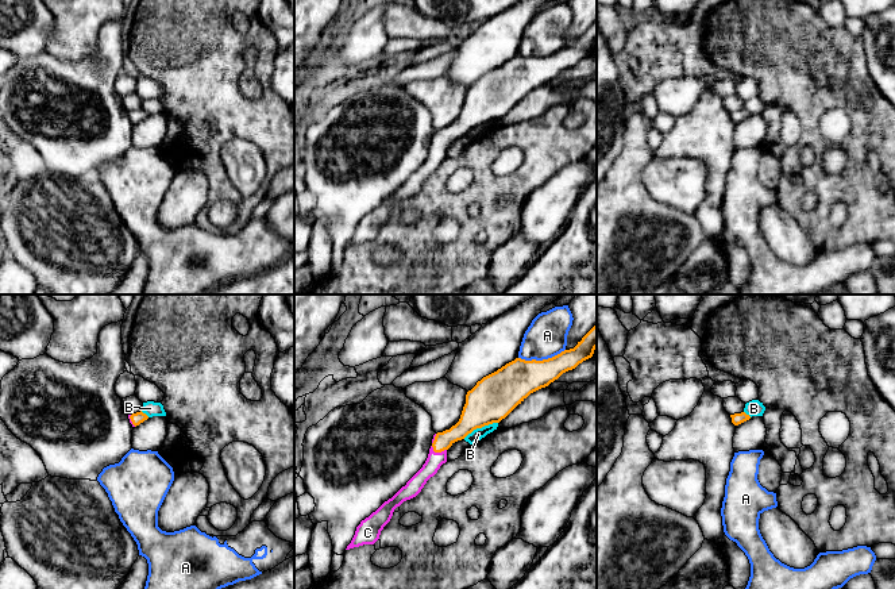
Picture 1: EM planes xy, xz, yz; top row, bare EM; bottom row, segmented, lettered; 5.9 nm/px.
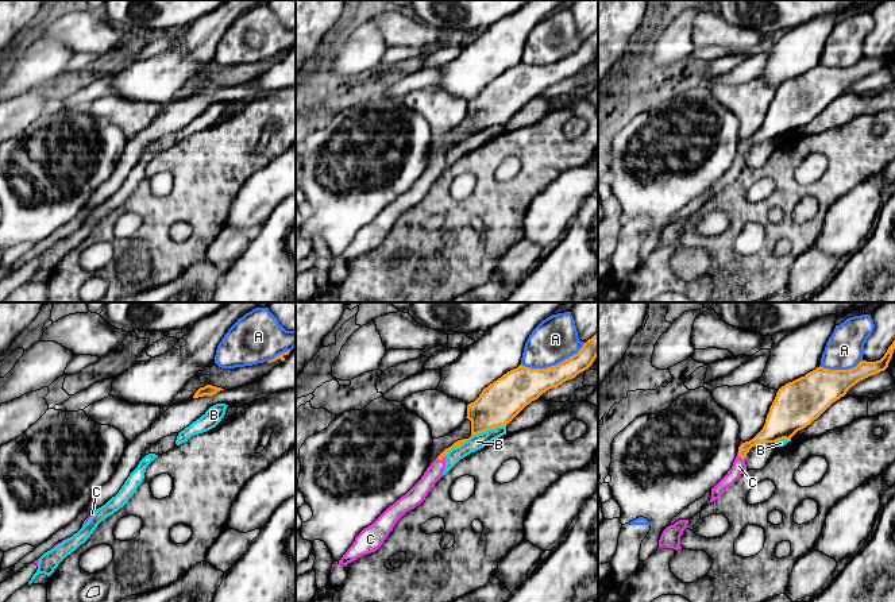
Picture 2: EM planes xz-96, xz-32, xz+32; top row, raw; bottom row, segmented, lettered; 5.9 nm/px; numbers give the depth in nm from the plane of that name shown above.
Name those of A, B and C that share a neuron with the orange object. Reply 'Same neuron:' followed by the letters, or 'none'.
Same neuron: C

